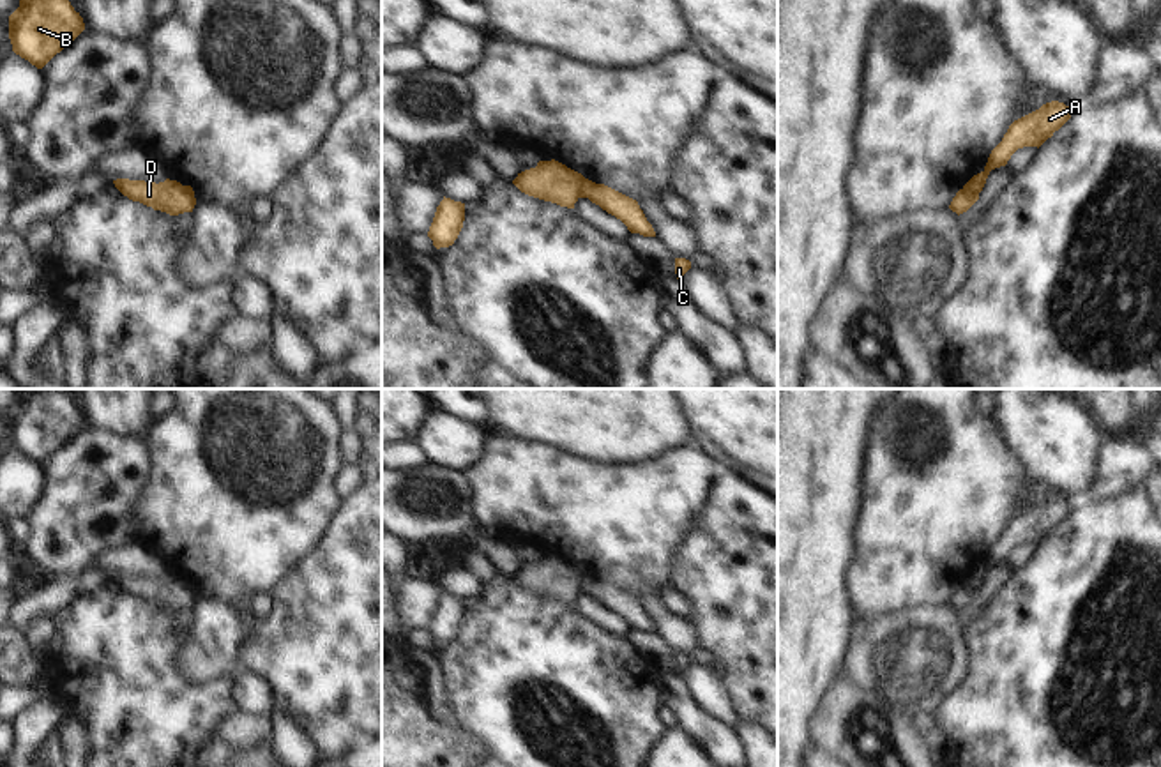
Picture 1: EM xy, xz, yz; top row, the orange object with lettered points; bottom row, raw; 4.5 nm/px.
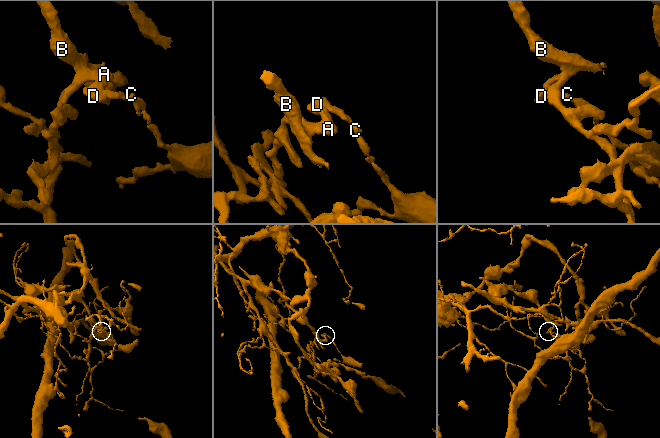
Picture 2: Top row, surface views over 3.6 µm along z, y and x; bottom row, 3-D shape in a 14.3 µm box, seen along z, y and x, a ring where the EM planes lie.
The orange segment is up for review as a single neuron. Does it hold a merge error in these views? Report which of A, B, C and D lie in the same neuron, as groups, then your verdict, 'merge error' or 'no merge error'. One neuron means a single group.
groups A B D / C; merge error

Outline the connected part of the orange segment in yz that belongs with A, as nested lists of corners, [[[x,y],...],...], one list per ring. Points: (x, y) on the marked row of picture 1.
[[[1051,101],[1039,110],[1014,120],[1002,141],[991,150],[984,171],[1005,166],[1011,156],[1023,147],[1041,147],[1069,118],[1073,110],[1064,103]]]

